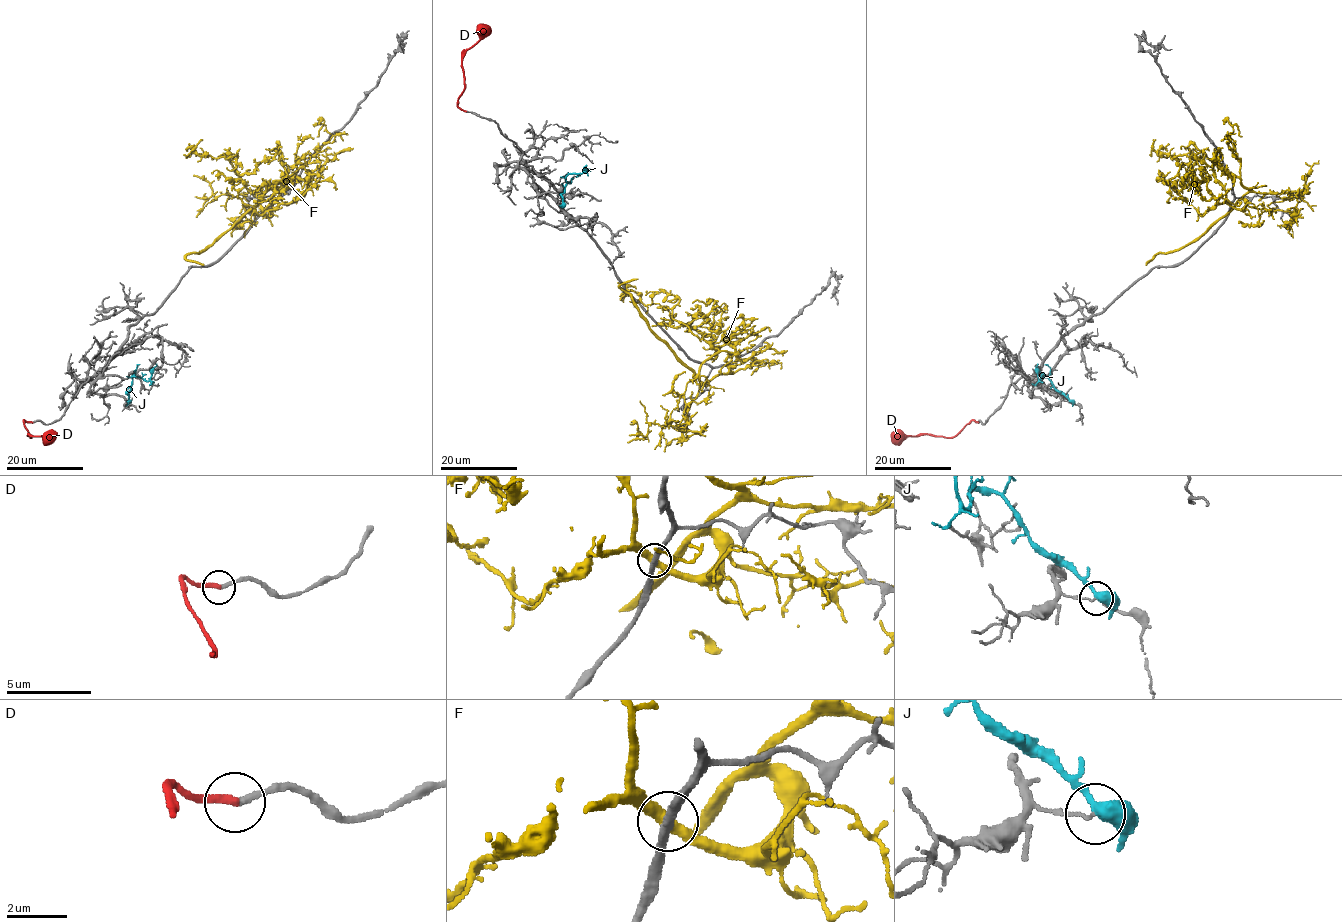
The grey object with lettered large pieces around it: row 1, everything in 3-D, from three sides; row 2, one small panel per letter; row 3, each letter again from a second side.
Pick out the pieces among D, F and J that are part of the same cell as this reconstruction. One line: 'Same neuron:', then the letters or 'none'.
Same neuron: D

